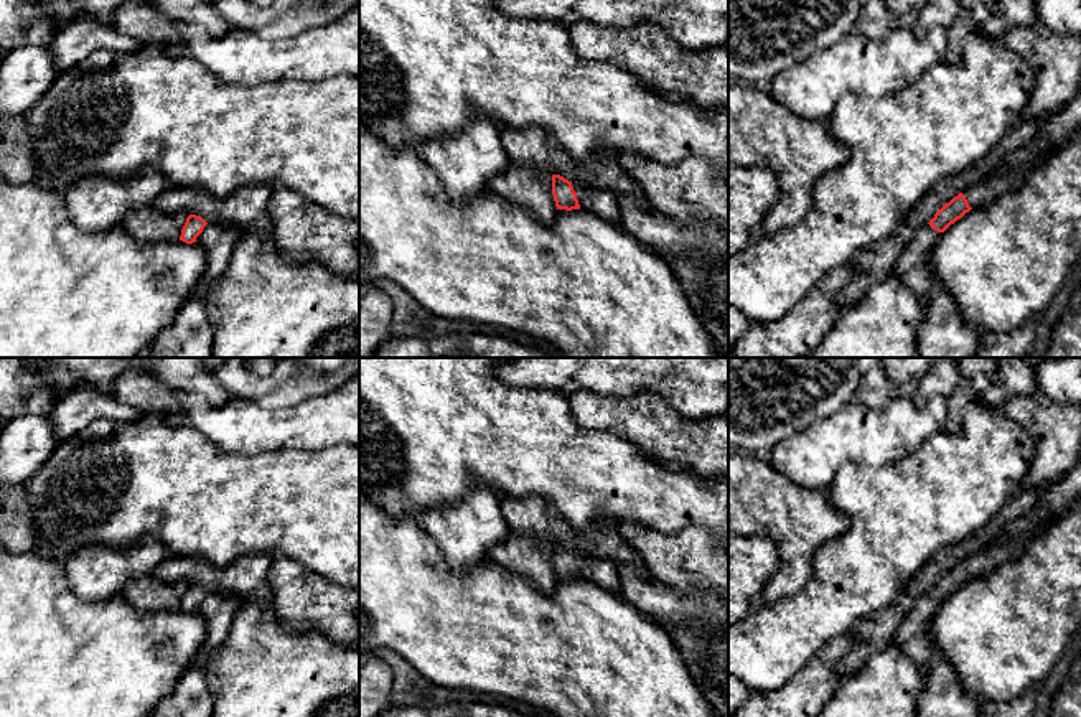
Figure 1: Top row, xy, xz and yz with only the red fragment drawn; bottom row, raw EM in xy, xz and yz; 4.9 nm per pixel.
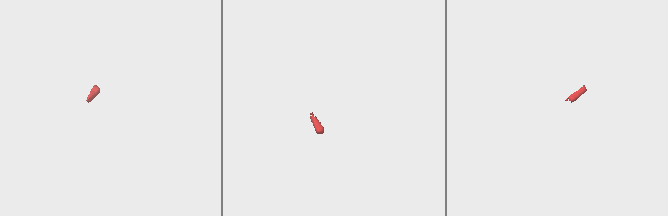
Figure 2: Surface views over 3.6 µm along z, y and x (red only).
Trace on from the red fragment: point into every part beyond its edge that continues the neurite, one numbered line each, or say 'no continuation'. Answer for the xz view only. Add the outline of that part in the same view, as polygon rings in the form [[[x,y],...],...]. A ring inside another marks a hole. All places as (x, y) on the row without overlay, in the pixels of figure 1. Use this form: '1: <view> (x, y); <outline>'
1: xz (602, 572); [[[572,552],[572,555],[577,562],[577,569],[582,579],[593,582],[605,590],[618,593],[620,580],[616,564],[605,559],[583,555],[580,552]]]

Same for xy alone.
1: xy (218, 610); [[[208,592],[204,595],[196,613],[206,621],[206,640],[193,661],[208,659],[226,641],[232,618],[242,605],[242,600],[231,593]]]

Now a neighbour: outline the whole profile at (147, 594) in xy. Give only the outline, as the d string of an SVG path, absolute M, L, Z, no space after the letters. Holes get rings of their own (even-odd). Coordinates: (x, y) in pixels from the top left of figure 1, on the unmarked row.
M150 574L129 582L120 593L135 608L173 612L180 608L186 587L185 582L160 582Z

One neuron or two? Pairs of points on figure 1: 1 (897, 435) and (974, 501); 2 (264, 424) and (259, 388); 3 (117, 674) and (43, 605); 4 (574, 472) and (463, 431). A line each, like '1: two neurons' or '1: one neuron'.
1: two neurons
2: two neurons
3: one neuron
4: one neuron

